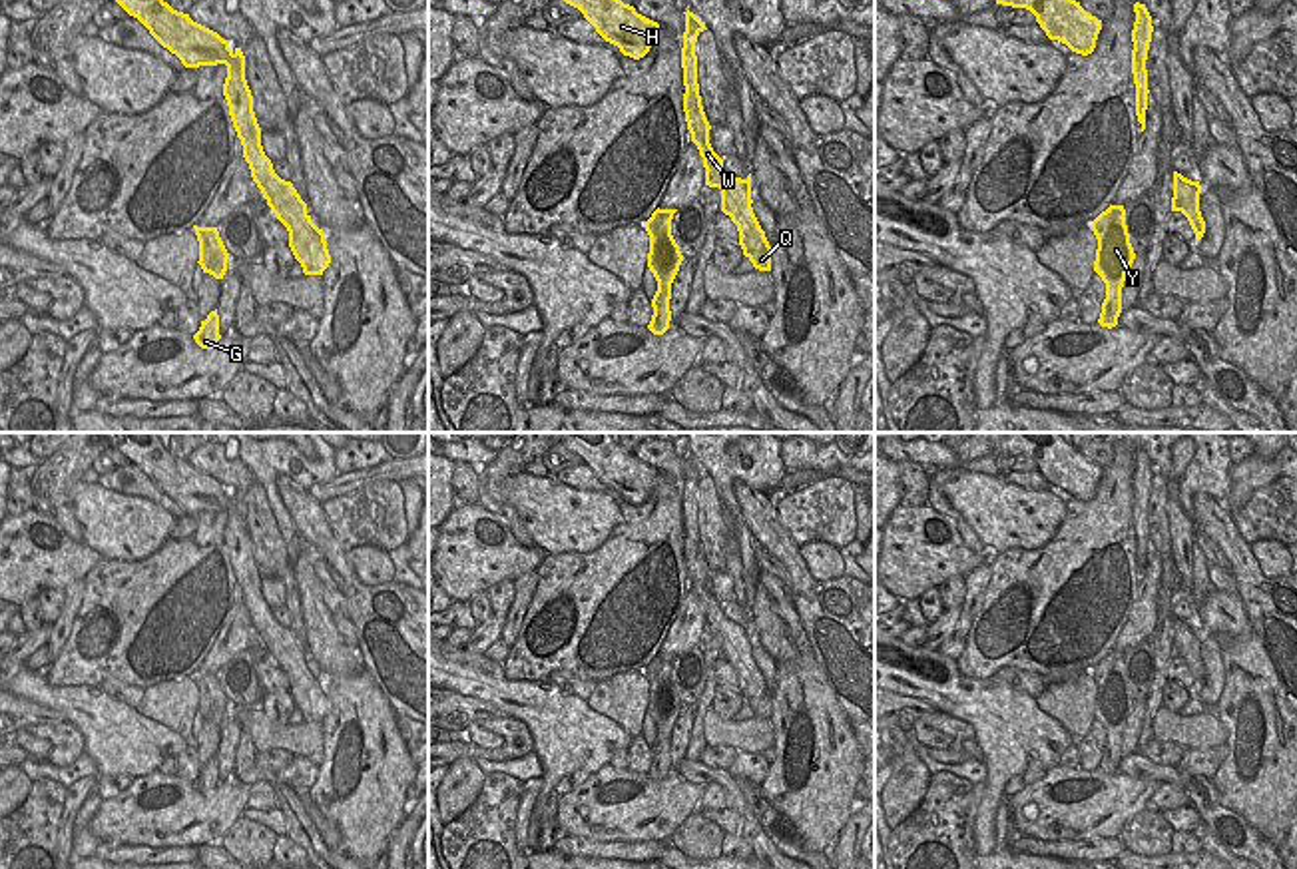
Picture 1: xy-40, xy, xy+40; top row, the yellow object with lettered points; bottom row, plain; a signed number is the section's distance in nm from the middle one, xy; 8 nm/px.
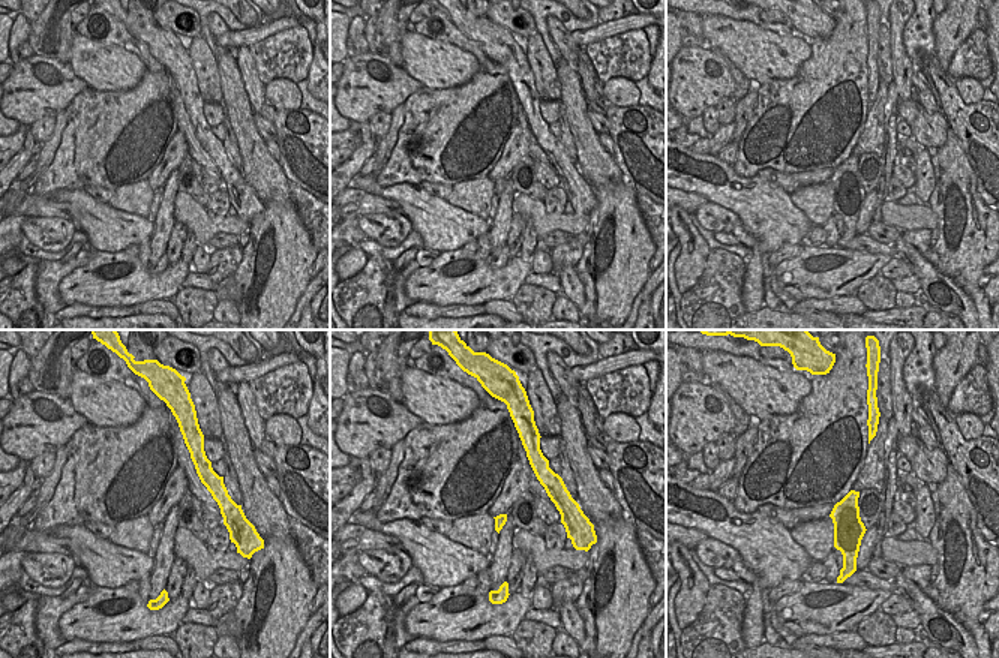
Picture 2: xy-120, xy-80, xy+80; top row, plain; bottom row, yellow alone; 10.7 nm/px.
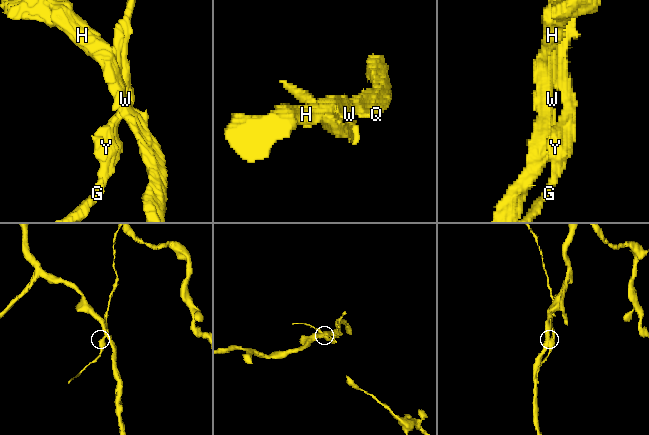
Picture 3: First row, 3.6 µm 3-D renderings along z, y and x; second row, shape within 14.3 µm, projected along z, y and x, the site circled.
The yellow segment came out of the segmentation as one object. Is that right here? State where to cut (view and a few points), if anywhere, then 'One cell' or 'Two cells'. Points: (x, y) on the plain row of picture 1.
Split along xy (686, 535), (696, 543), (698, 551). Two cells

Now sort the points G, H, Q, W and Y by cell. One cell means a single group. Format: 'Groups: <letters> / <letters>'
Groups: G Y / H Q W

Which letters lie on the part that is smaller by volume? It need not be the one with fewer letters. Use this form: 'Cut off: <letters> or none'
Cut off: G, Y

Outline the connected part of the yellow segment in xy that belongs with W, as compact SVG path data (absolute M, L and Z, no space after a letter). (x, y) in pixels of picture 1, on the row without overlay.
M687 536L683 540L683 558L691 588L703 604L705 632L721 636L721 658L737 672L743 702L755 716L771 718L771 692L751 654L751 620L741 626L723 616L723 606L709 590L711 572L705 564L701 546Z

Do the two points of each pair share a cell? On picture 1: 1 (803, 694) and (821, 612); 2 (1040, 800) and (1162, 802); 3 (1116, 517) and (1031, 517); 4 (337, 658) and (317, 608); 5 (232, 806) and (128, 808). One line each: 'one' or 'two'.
1: two
2: two
3: two
4: one
5: one

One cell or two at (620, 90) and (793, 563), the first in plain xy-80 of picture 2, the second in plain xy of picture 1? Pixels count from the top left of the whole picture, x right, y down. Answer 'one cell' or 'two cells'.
two cells

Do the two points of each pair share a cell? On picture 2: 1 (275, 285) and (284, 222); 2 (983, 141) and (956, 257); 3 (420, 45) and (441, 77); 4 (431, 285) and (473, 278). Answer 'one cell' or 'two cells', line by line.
1: one cell
2: two cells
3: one cell
4: one cell

